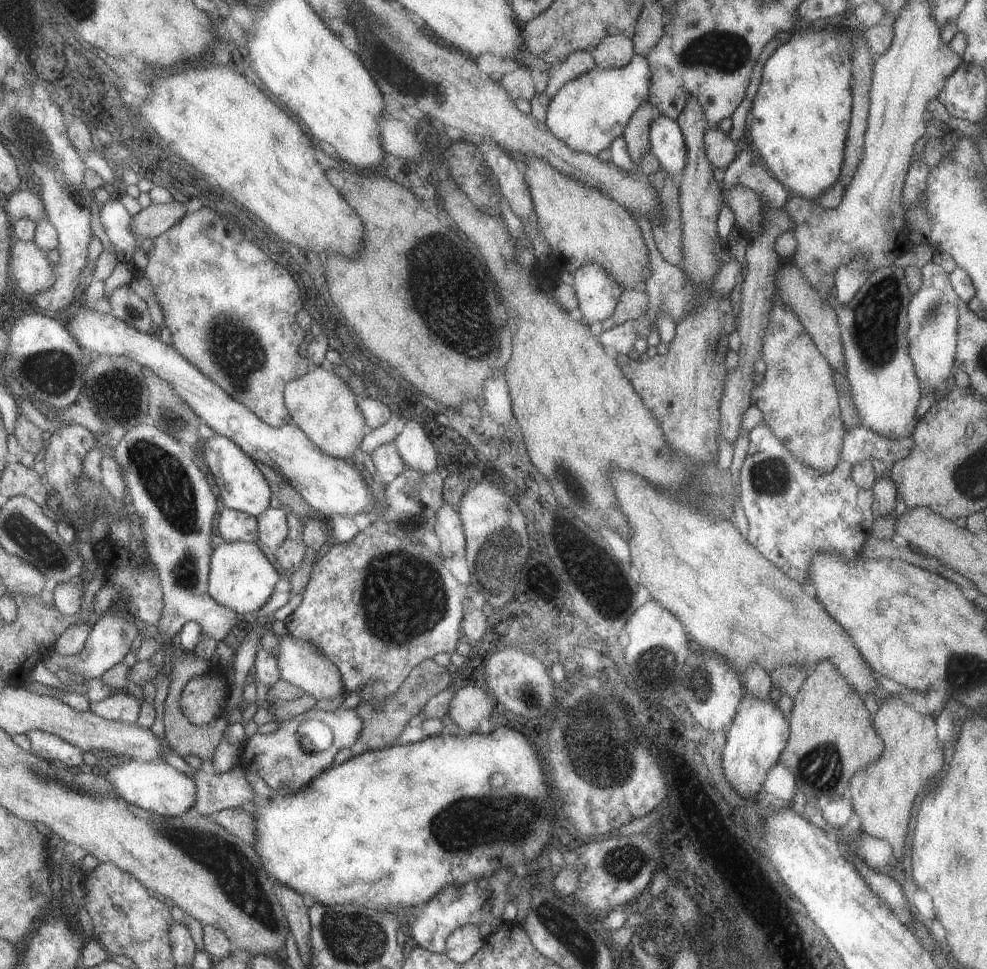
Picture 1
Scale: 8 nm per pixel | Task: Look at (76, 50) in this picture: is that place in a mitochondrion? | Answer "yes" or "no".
no

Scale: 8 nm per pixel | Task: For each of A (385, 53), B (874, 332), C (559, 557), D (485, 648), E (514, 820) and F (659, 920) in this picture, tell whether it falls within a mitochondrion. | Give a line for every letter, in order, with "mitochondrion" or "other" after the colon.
A: mitochondrion
B: mitochondrion
C: other
D: other
E: mitochondrion
F: other

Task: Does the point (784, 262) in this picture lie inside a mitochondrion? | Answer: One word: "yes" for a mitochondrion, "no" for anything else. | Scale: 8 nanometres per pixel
no

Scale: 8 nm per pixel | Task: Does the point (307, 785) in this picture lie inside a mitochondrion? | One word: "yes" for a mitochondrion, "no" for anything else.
no

